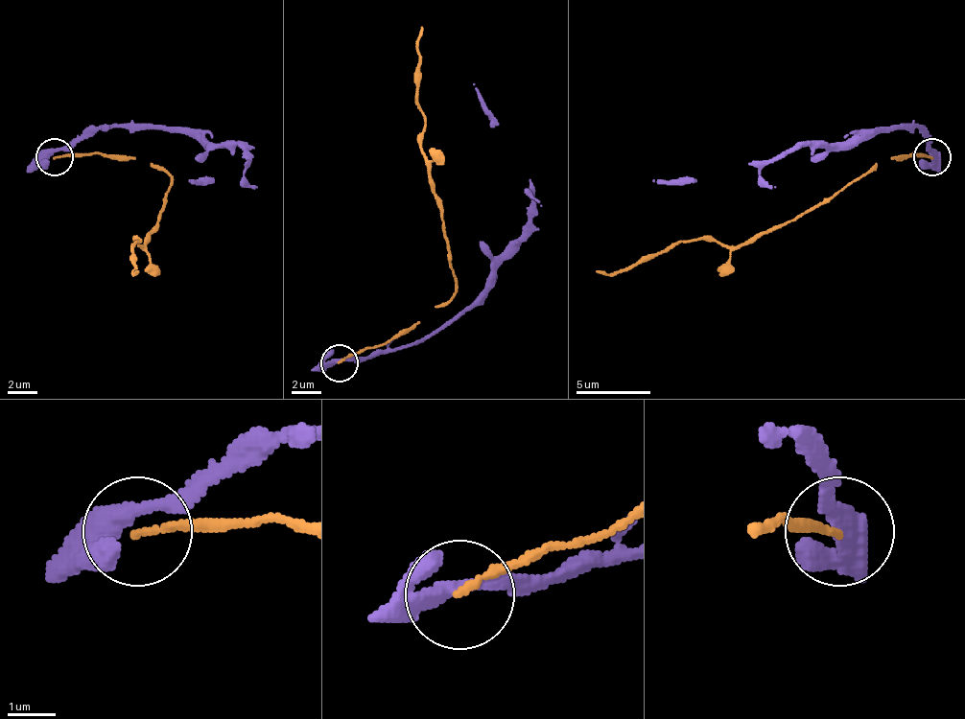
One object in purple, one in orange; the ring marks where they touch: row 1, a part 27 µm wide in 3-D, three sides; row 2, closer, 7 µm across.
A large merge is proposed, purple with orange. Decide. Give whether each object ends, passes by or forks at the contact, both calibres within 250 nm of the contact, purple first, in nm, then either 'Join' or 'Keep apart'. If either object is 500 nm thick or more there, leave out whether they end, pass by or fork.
At the ring purple passes by. At the ring orange ends. Thickness 360 nm (purple) against 150 nm. Join

